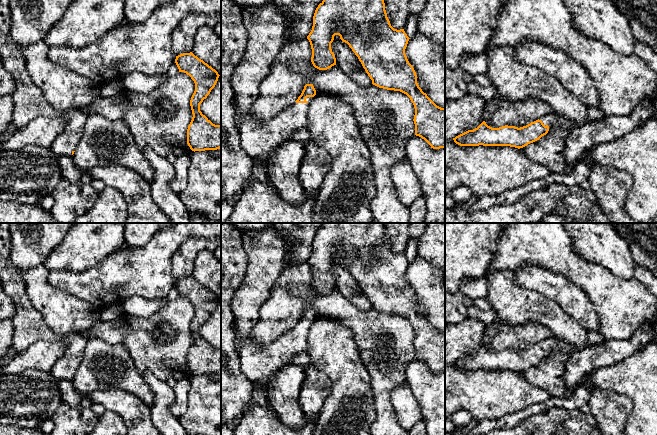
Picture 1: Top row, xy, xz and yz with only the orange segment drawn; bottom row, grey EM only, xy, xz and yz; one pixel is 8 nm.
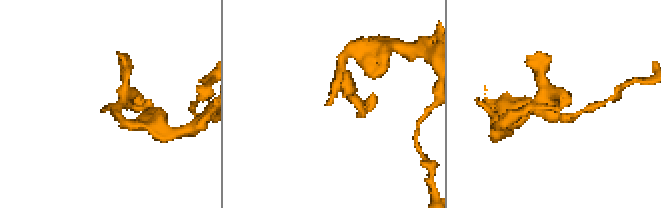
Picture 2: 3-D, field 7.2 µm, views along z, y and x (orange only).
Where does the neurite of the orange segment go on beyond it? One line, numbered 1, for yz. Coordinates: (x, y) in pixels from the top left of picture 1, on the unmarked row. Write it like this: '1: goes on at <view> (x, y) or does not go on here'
1: goes on at yz (551, 343)

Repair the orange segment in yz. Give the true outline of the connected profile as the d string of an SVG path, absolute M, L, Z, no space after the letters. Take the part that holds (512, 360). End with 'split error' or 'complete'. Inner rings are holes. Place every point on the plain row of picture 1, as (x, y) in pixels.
M551 336L520 352L508 349L492 352L483 345L477 352L468 354L453 364L460 370L510 370L520 373L546 359L557 348L559 341L556 336Z; split error

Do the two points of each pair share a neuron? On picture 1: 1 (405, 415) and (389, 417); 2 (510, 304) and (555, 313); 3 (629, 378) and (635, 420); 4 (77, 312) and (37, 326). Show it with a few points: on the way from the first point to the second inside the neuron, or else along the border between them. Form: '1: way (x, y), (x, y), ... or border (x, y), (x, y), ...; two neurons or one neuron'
1: border (390, 393), (393, 410), (399, 424); two neurons
2: way (521, 306), (530, 306), (544, 311); one neuron
3: way (638, 388), (638, 410); one neuron
4: border (38, 311), (49, 327); two neurons

